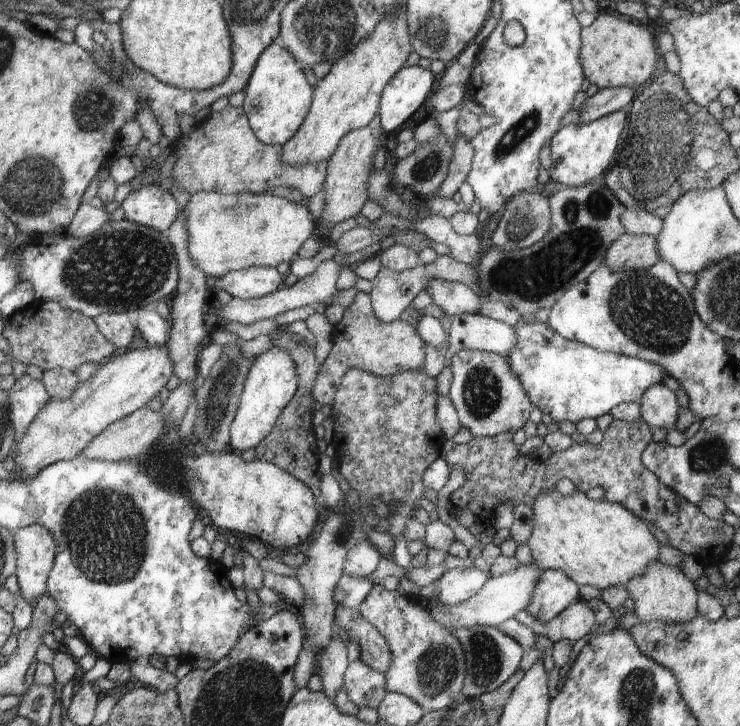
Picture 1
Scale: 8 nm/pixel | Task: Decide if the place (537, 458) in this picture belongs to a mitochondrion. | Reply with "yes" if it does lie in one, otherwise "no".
no

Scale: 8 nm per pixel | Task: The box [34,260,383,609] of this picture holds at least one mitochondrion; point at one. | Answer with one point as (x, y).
(105, 532)

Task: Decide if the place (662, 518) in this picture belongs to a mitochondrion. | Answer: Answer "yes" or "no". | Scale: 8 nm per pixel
no

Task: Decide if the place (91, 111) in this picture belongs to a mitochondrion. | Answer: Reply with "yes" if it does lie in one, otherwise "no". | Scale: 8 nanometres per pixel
yes

